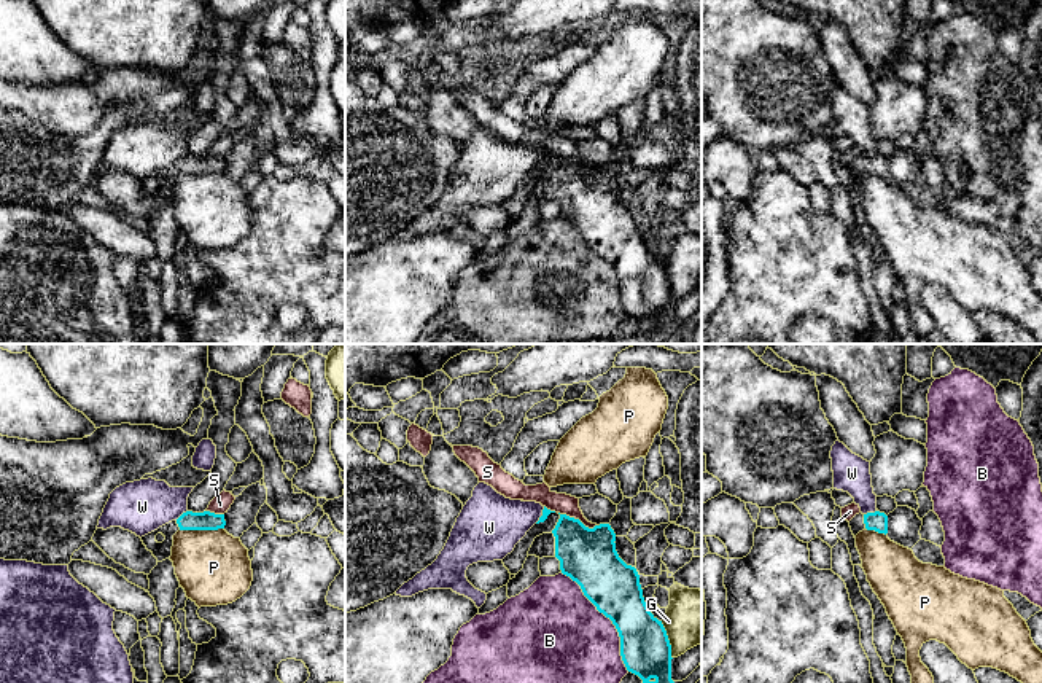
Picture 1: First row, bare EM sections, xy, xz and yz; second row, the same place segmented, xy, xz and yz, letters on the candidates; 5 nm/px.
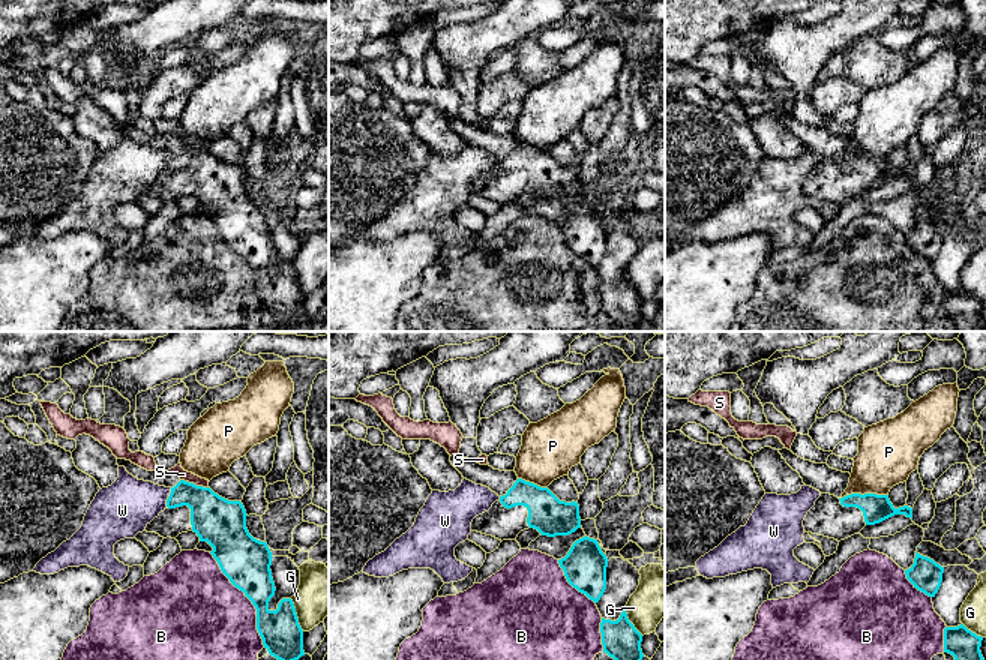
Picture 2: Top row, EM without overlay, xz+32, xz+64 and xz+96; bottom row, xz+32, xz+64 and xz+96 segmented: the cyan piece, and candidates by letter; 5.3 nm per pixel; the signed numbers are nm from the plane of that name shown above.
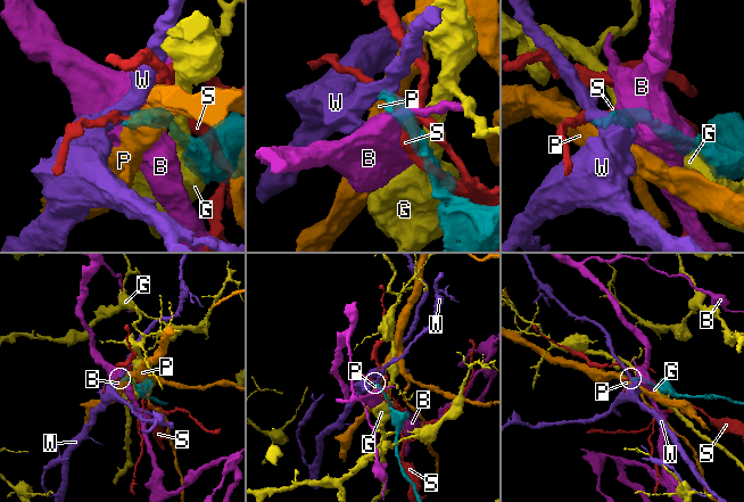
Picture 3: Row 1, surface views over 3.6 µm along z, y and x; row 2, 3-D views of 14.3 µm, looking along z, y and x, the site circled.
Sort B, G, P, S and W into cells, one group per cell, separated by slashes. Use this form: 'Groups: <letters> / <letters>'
Groups: B / G / P / S / W

